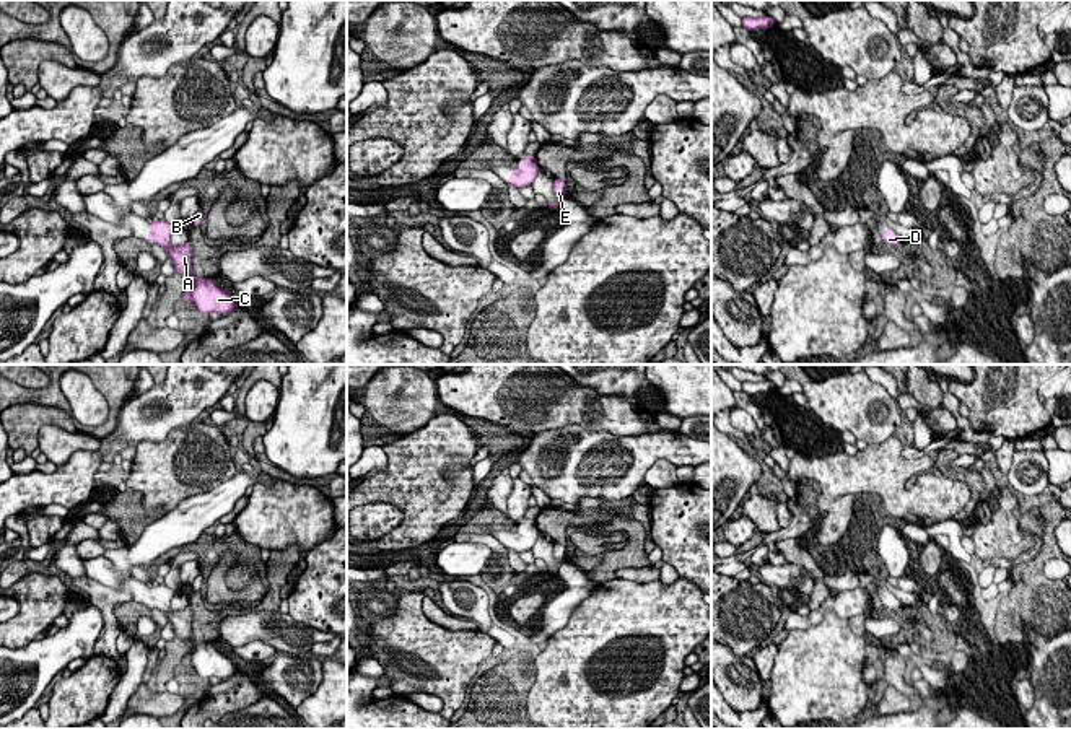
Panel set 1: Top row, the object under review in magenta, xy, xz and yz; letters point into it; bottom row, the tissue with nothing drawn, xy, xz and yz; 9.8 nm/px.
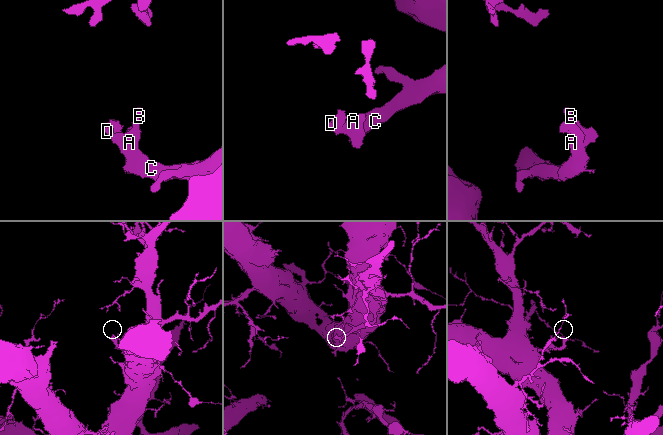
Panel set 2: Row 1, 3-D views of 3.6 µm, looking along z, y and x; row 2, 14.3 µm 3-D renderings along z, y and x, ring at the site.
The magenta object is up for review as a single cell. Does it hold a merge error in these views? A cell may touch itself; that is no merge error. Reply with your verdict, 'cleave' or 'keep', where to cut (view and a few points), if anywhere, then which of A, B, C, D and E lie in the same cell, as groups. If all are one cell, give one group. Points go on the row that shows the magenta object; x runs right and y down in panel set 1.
keep; no cut; A B C D E

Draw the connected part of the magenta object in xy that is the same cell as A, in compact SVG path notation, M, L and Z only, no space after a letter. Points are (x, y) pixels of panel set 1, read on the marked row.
M164 220L151 221L151 231L148 233L148 244L158 244L166 249L174 270L190 282L182 303L190 301L203 316L218 312L220 316L231 314L239 308L236 298L231 296L230 290L221 290L213 278L195 278L192 273L192 246L190 241L182 246L171 246L173 229Z

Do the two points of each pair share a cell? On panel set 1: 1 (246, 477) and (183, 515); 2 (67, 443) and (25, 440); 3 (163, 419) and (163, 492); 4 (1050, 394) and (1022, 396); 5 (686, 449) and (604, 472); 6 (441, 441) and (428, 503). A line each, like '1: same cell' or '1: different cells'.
1: same cell
2: different cells
3: different cells
4: different cells
5: same cell
6: same cell

